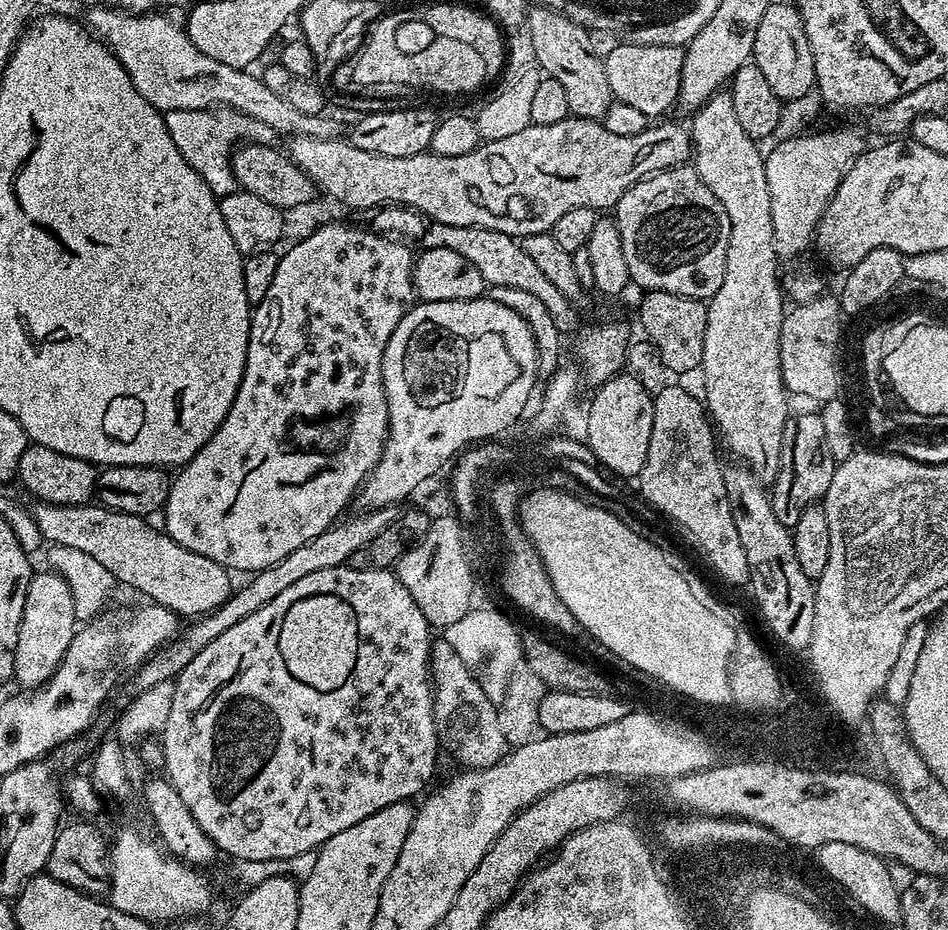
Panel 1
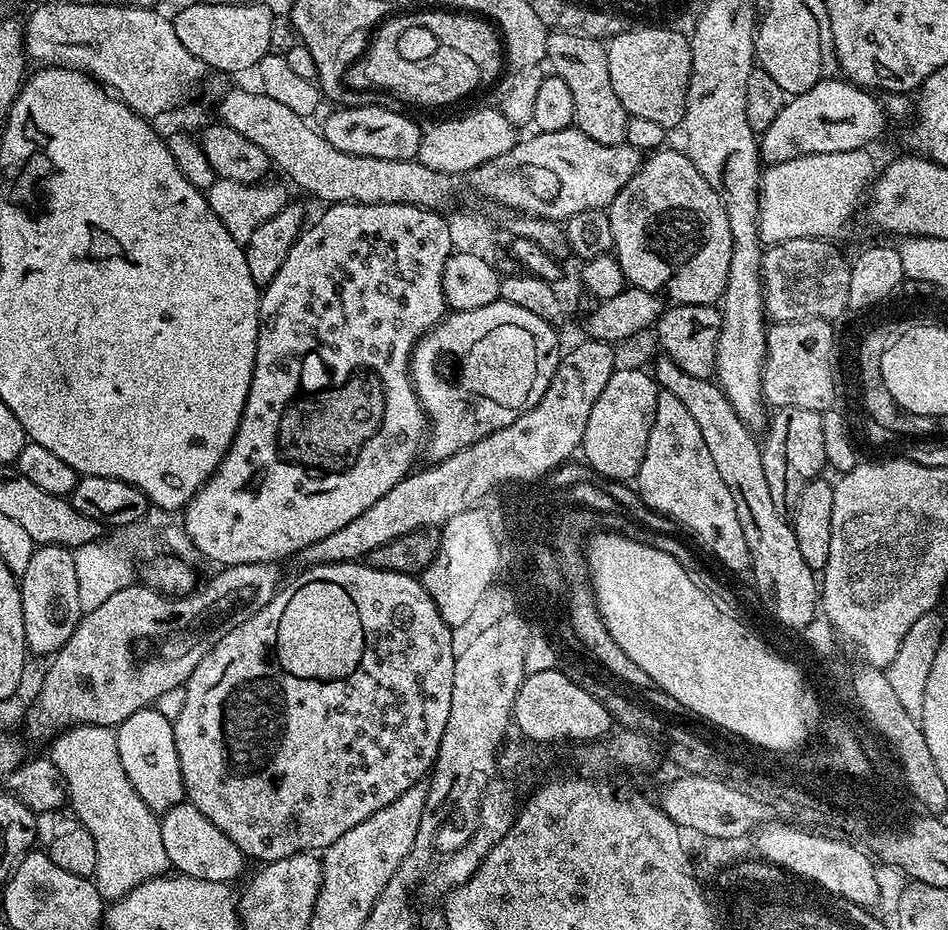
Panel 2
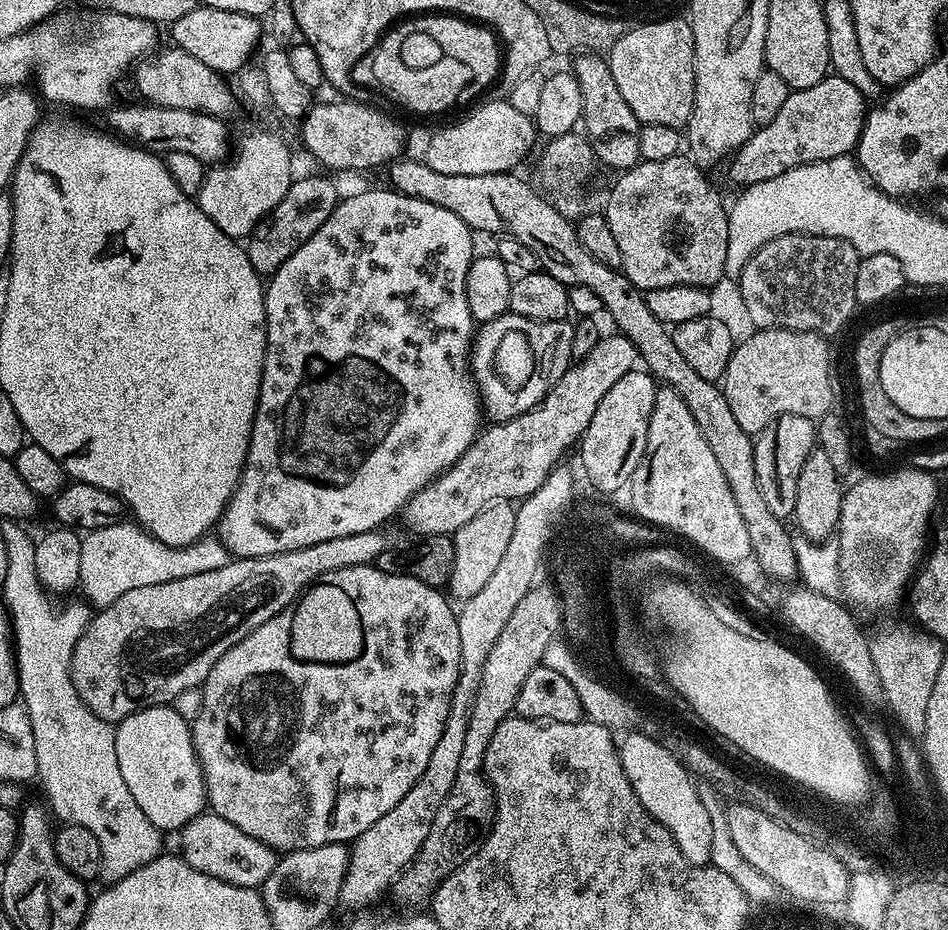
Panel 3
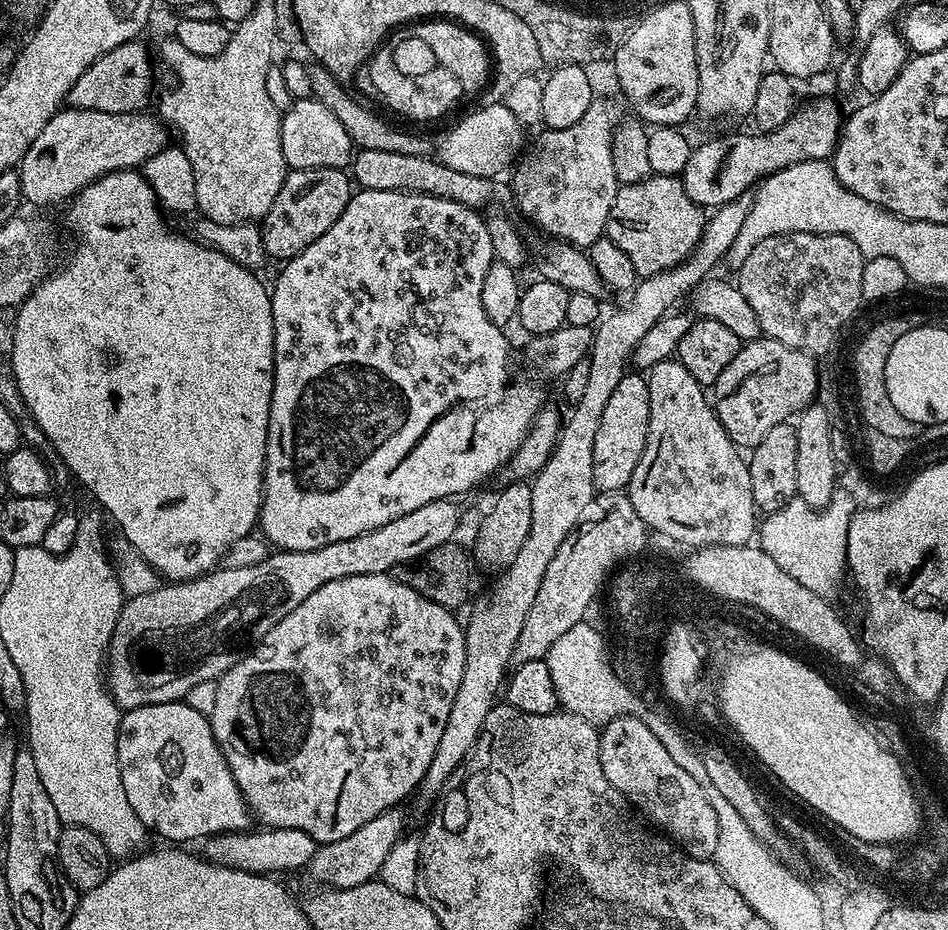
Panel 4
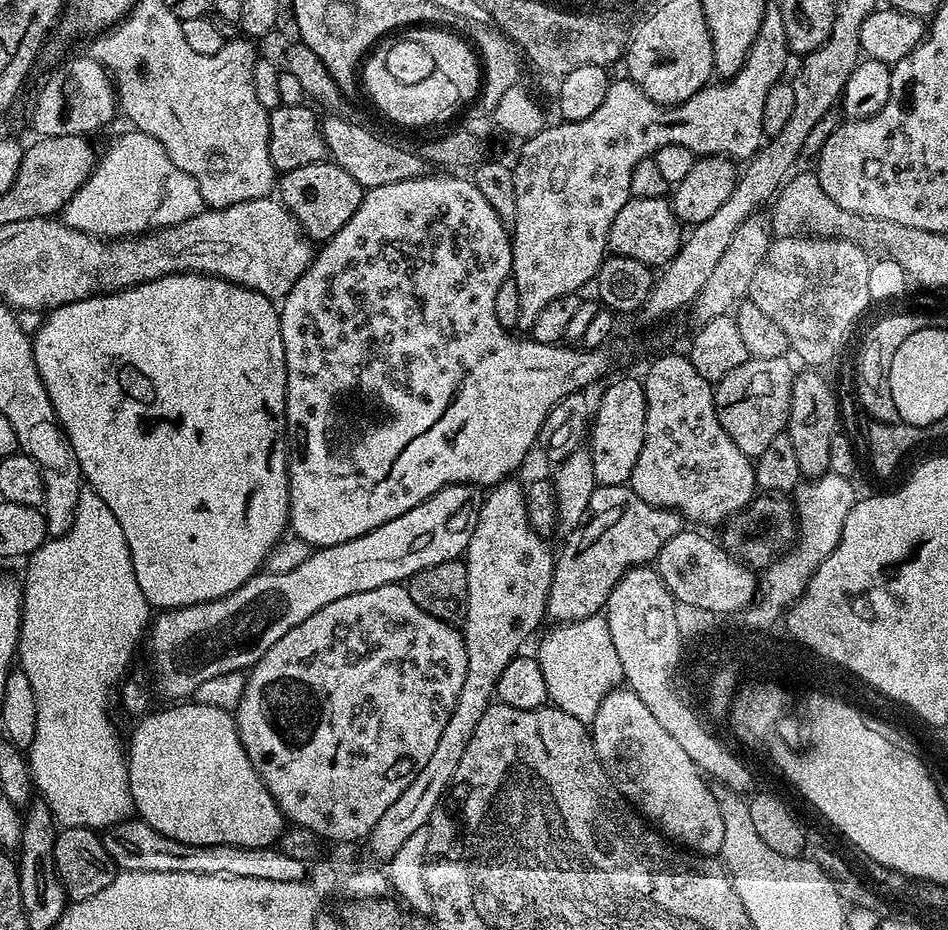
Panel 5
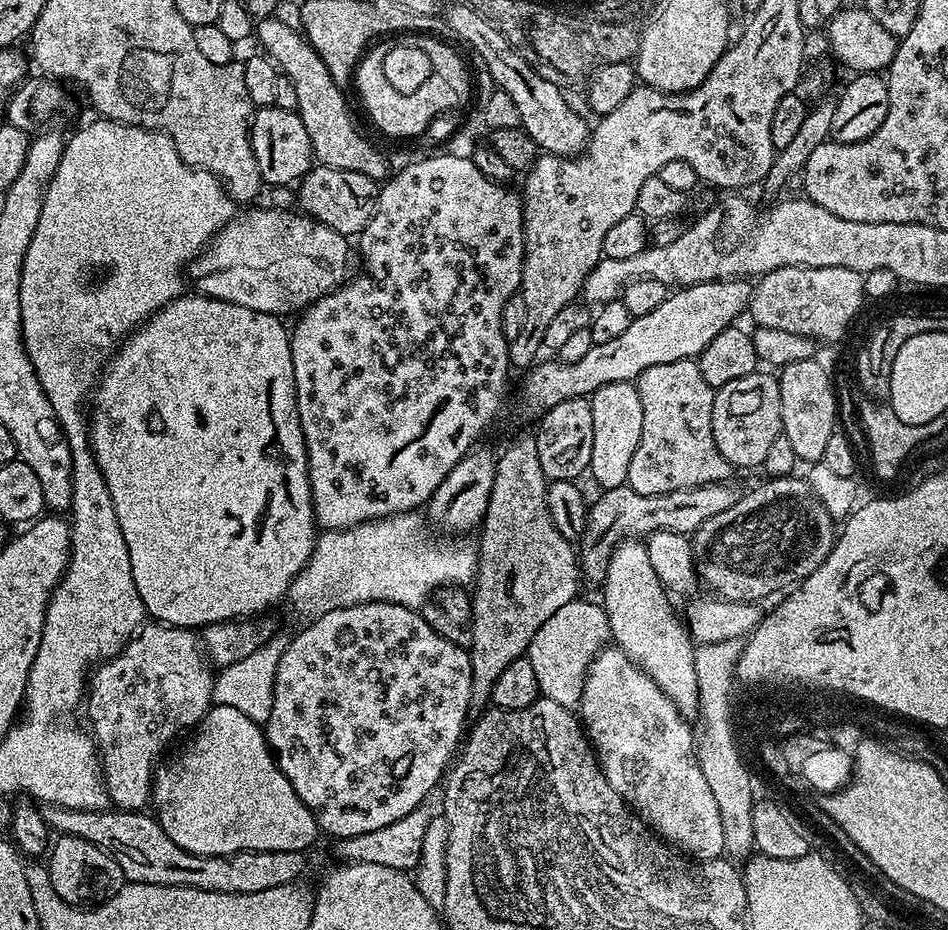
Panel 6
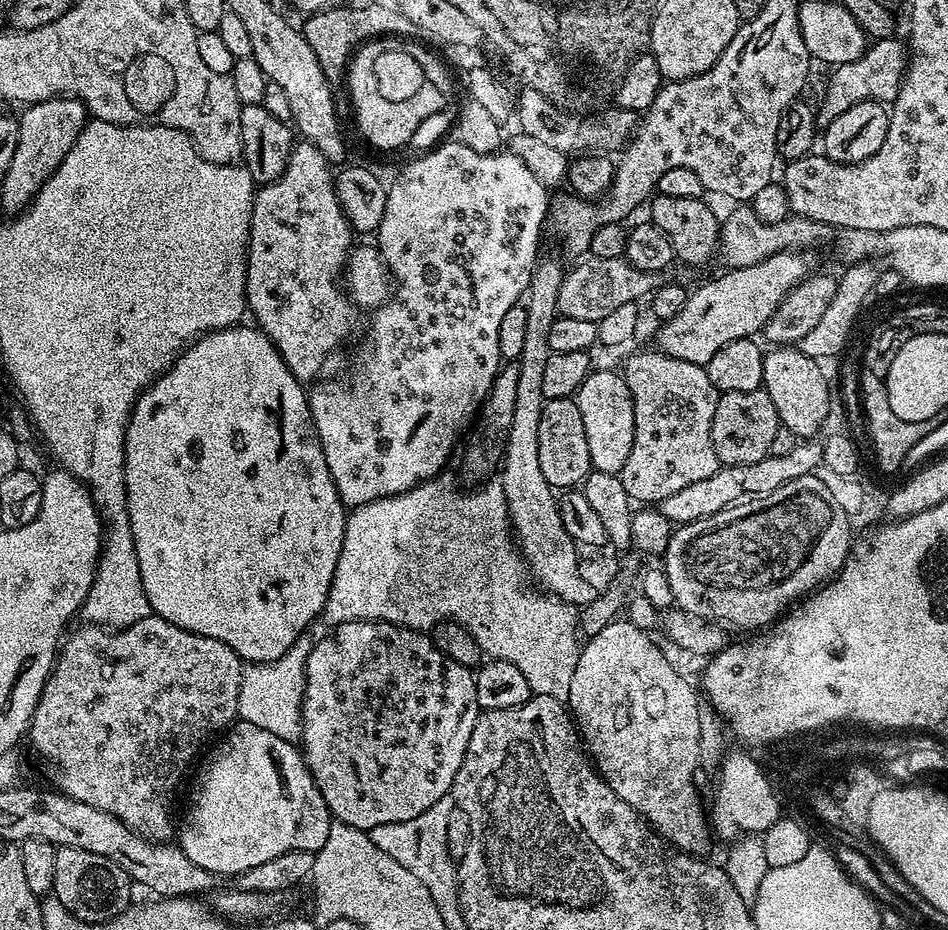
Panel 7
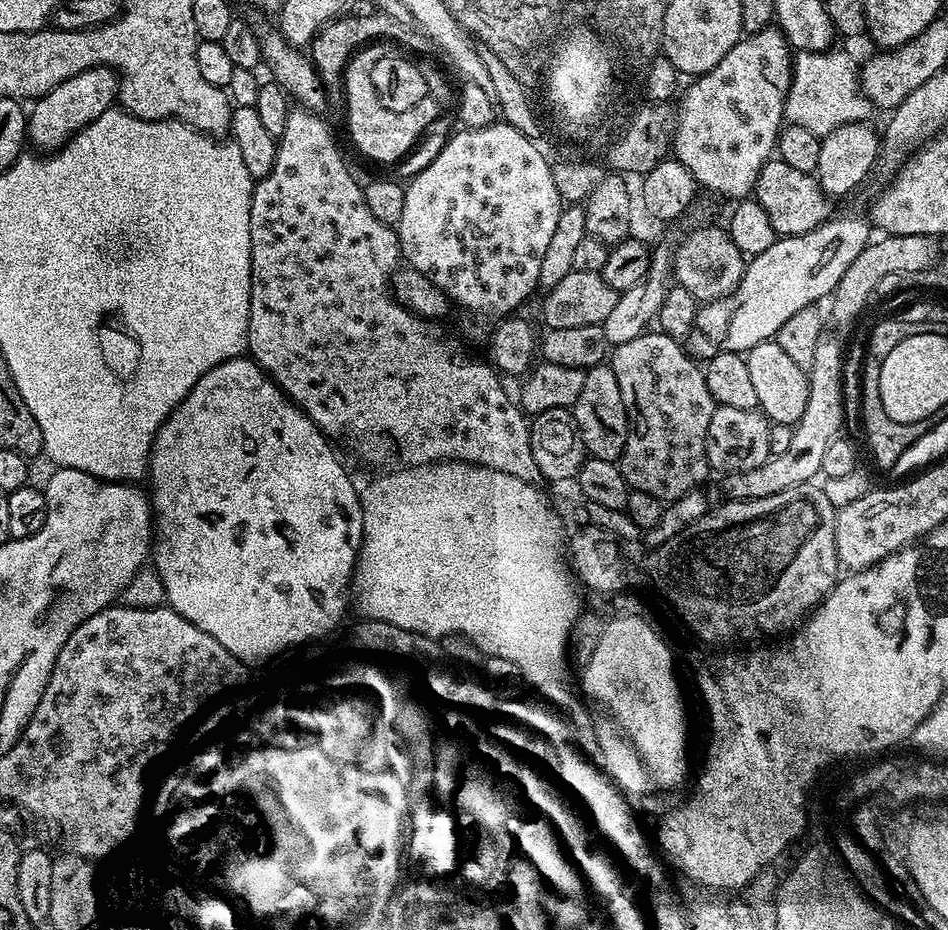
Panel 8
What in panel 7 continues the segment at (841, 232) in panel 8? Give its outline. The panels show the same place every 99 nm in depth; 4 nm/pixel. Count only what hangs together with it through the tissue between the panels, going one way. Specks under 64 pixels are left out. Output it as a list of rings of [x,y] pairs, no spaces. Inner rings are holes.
[[[796,250],[779,252],[754,266],[728,268],[697,292],[689,291],[682,310],[659,325],[655,347],[667,356],[682,358],[682,362],[706,366],[710,358],[726,346],[726,342],[746,340],[763,333],[764,323],[774,310],[778,310],[786,294],[790,294],[790,290],[809,275],[808,260],[804,256],[807,255]]]

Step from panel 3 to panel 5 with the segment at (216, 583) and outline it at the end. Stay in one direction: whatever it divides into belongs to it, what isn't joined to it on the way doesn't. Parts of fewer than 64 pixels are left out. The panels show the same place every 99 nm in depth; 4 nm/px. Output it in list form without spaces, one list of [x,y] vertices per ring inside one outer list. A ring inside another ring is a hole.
[[[451,484],[414,506],[414,510],[406,510],[406,514],[390,518],[390,522],[358,538],[339,543],[338,546],[312,550],[301,565],[286,573],[261,570],[221,600],[161,611],[157,615],[160,617],[151,621],[146,632],[146,644],[148,640],[148,652],[152,655],[152,672],[156,675],[157,686],[164,688],[169,701],[183,701],[191,697],[198,686],[202,686],[202,682],[218,678],[218,674],[251,670],[262,658],[262,654],[266,654],[266,650],[270,650],[270,646],[274,646],[274,642],[282,638],[282,634],[306,622],[306,618],[322,610],[322,606],[330,606],[330,602],[338,602],[338,598],[348,597],[350,594],[403,583],[428,567],[459,559],[468,549],[474,526],[478,526],[478,514],[484,505],[484,497],[485,493],[477,485]]]

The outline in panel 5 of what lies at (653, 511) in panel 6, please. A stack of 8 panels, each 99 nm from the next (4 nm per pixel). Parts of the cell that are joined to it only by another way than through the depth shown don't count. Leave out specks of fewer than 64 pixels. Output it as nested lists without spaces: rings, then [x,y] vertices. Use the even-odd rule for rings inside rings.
[[[597,485],[590,498],[587,518],[575,530],[567,533],[565,540],[568,541],[555,557],[546,609],[547,619],[552,619],[552,622],[567,622],[597,615],[607,605],[610,590],[614,590],[614,586],[627,574],[628,569],[651,565],[662,546],[666,546],[666,542],[683,531],[683,528],[684,519],[680,513],[647,503],[633,491],[631,485]]]

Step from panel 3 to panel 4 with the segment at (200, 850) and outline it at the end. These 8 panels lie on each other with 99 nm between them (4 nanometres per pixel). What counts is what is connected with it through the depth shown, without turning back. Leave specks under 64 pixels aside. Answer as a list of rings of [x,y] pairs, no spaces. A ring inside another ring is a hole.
[[[271,828],[259,829],[260,832],[246,830],[243,832],[220,833],[217,836],[209,837],[203,847],[205,857],[213,864],[226,865],[228,868],[246,870],[248,873],[260,875],[280,874],[296,870],[311,863],[317,850],[317,842],[310,834],[293,828]]]

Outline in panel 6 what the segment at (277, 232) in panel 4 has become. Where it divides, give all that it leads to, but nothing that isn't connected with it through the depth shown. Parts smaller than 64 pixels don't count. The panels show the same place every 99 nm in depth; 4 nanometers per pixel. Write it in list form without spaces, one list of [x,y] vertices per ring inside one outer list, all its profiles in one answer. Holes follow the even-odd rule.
[[[313,166],[298,181],[299,188],[300,204],[304,207],[301,209],[317,224],[325,224],[338,234],[356,238],[376,212],[376,200],[380,196],[381,185],[377,181],[366,178],[366,174],[358,174],[354,170]]]

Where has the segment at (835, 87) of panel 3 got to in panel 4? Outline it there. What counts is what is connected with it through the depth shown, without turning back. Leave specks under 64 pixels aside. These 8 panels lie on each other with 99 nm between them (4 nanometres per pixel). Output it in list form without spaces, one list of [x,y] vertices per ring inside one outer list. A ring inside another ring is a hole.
[[[824,96],[821,100],[801,103],[778,130],[760,132],[756,136],[716,136],[705,144],[697,143],[682,173],[684,189],[705,210],[721,208],[743,192],[755,189],[766,176],[807,160],[828,160],[840,141],[842,115],[840,108]]]

